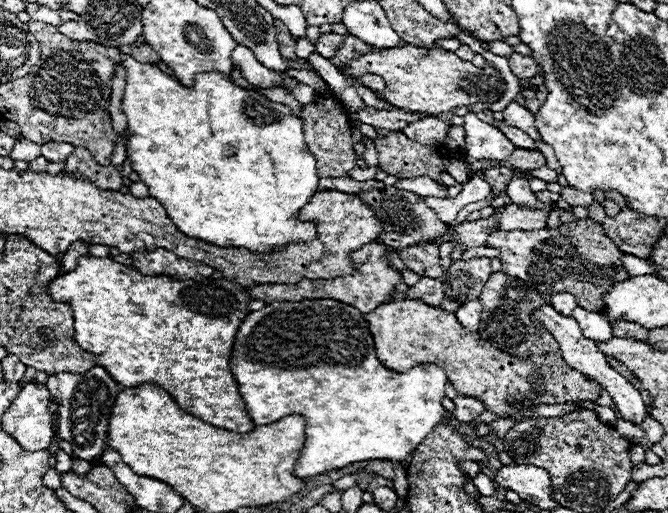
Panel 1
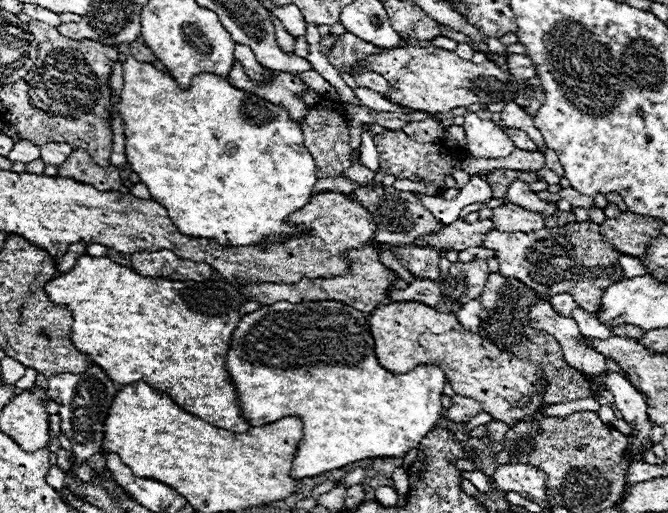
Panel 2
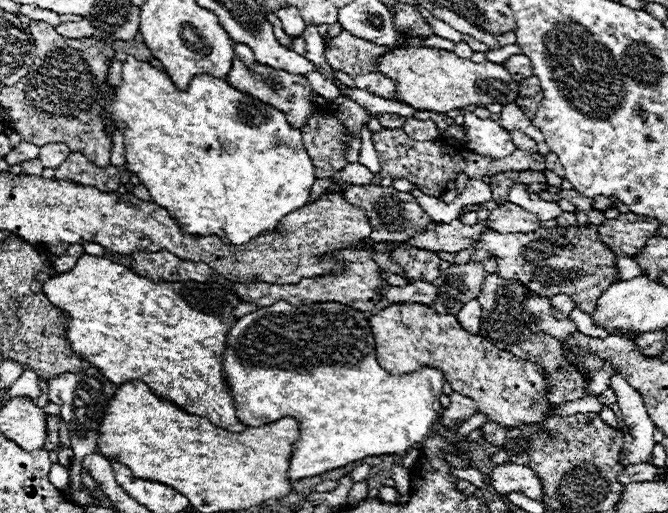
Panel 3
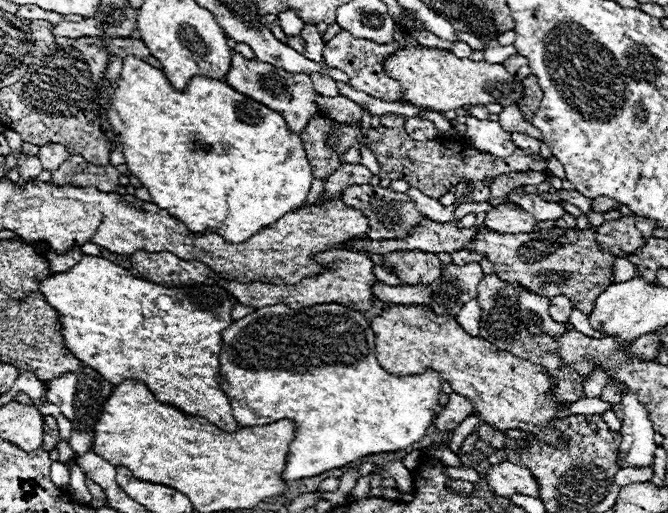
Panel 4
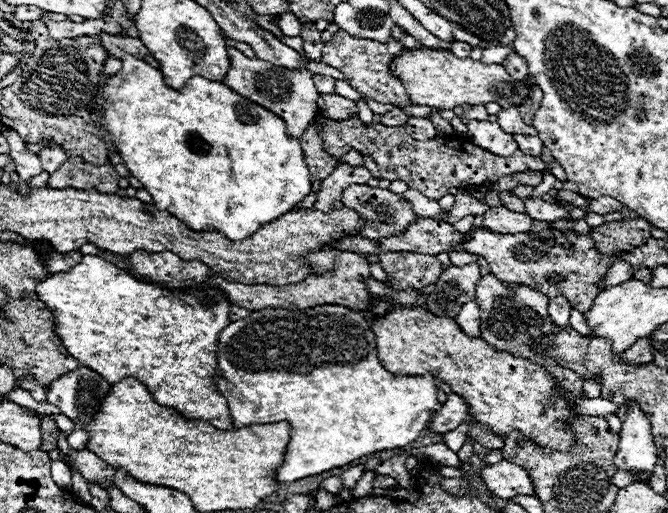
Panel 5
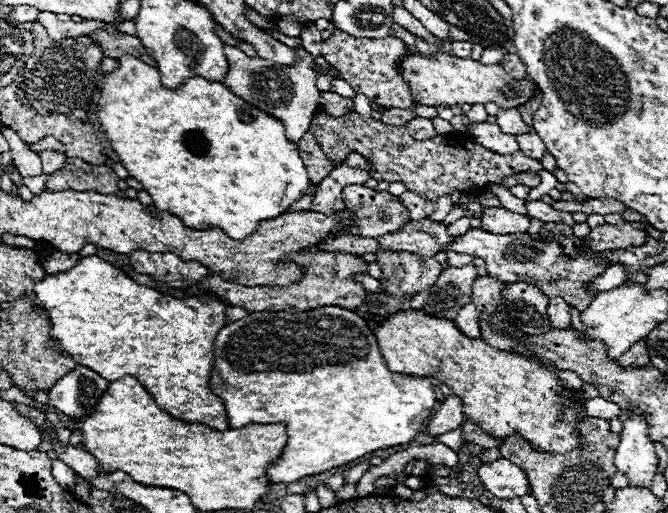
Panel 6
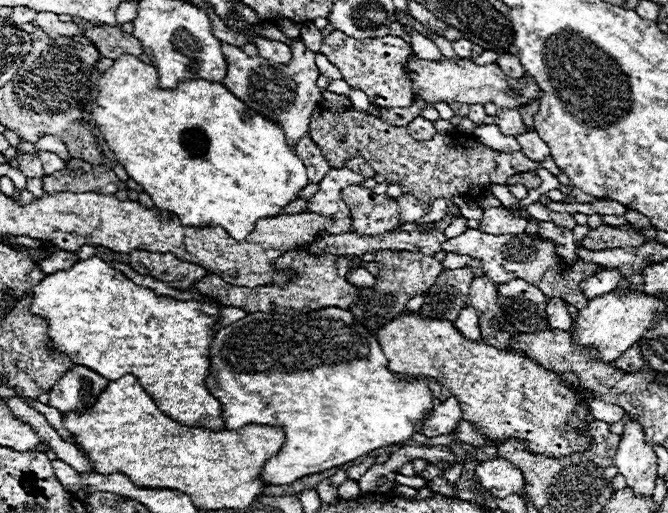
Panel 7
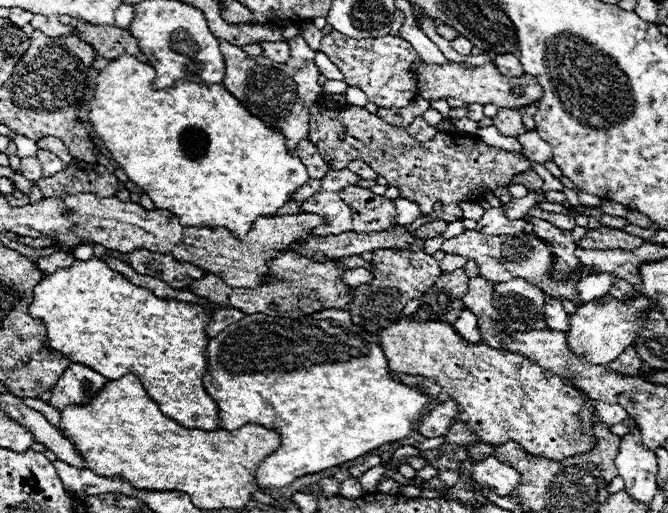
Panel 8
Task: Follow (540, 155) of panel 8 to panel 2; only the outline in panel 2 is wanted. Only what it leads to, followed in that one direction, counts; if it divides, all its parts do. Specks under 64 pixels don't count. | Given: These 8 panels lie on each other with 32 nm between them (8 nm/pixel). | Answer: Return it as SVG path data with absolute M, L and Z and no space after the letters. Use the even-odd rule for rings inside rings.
M504 128L506 130L506 134L512 138L512 142L516 142L516 148L520 148L520 150L530 150L530 152L536 152L538 148L536 148L536 144L524 134L524 132L520 132L520 130L508 130L508 128Z

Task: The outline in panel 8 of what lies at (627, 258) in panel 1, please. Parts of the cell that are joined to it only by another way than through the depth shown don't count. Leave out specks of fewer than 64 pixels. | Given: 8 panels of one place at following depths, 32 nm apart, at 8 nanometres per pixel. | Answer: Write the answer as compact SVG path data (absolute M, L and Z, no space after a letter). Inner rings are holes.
M588 274L586 278L576 282L576 292L582 302L592 302L608 292L612 280L614 278L610 274Z

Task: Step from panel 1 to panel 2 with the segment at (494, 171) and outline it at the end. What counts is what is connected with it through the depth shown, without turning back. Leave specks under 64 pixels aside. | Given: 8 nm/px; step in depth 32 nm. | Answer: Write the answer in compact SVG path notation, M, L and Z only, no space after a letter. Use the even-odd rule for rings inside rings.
M496 170L486 176L490 188L492 188L492 198L506 198L506 192L514 180L522 180L526 184L532 184L536 180L542 180L536 172L520 172L520 170Z

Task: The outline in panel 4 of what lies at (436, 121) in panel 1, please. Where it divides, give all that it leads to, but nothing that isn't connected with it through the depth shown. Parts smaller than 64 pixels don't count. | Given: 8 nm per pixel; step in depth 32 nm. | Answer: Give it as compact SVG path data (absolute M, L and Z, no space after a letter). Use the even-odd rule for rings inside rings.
M408 118L408 122L404 124L406 132L410 138L416 138L416 140L424 140L424 138L436 138L438 136L438 130L434 128L434 124L430 120L424 120L424 118Z

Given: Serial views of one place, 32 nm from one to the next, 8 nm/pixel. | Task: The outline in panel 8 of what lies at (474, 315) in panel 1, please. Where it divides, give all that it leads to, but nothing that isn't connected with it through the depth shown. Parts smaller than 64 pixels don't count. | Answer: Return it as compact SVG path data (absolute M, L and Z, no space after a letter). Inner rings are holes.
M462 310L460 318L458 318L456 324L454 324L454 330L456 330L458 336L462 336L462 338L464 338L466 342L470 342L470 344L482 342L480 330L478 330L478 320L476 320L476 316L474 316L470 310Z

